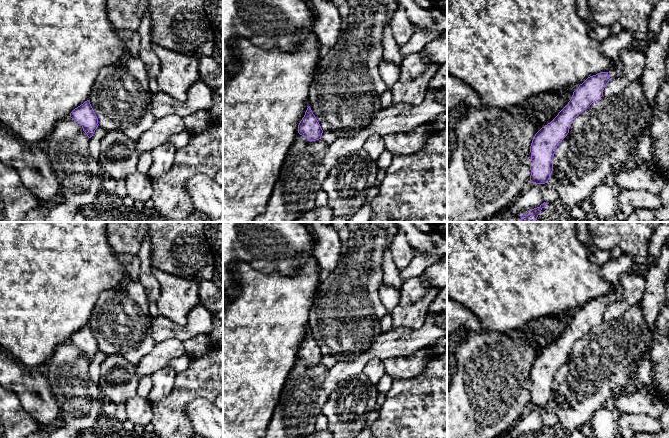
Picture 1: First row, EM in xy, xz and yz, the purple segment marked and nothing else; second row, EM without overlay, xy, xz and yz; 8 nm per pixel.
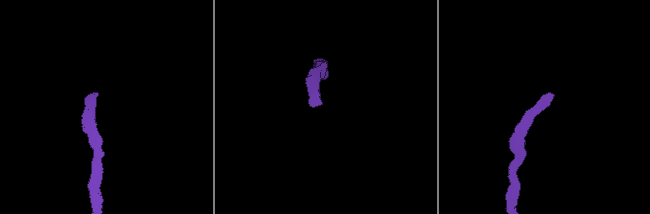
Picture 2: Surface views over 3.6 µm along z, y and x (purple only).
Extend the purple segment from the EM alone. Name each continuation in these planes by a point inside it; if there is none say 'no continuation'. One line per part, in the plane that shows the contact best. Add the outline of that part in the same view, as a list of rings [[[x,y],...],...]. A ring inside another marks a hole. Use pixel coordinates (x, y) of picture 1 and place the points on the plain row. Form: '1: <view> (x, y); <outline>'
1: yz (612, 271); [[[622,252],[620,257],[610,258],[601,266],[601,277],[613,287],[613,290],[607,295],[611,303],[621,299],[624,290],[620,279],[624,274],[632,271],[634,263],[635,261],[632,255]]]

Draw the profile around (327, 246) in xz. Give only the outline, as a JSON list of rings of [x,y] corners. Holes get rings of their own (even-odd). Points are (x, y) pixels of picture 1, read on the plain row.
[[[322,222],[309,223],[314,238],[312,255],[321,269],[332,272],[340,262],[340,237],[332,225],[325,225]]]

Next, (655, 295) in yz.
[[[664,244],[655,266],[645,276],[646,291],[641,304],[644,309],[645,325],[656,327],[661,306],[667,301],[665,278],[669,268],[669,245]]]

